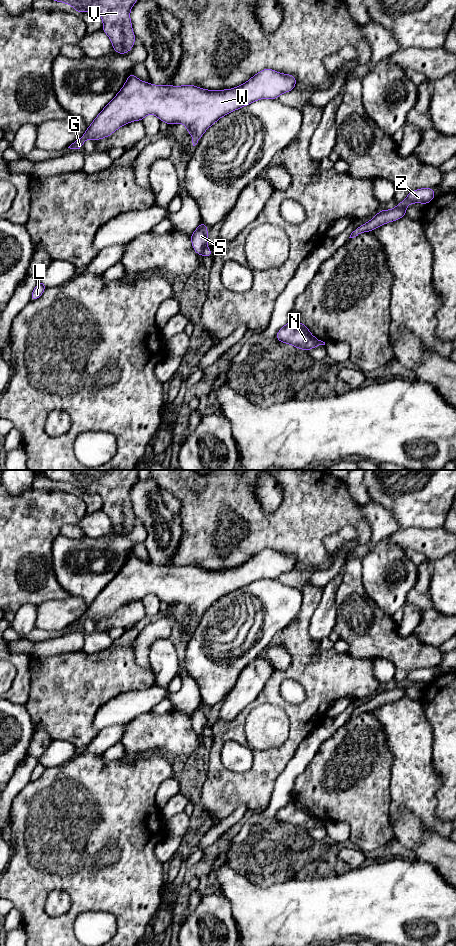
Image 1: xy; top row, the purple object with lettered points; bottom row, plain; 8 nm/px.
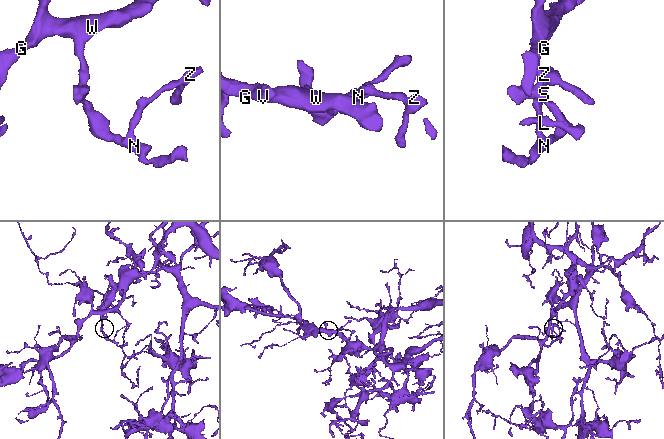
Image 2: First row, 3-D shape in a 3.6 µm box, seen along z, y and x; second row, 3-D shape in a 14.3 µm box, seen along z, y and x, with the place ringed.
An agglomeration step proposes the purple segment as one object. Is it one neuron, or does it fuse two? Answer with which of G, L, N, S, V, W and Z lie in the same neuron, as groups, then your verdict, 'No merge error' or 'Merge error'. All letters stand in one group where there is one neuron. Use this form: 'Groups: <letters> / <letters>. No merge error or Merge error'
Groups: G L N S V W Z. No merge error

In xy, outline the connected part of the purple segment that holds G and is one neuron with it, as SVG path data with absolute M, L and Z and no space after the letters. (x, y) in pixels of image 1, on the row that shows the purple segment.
M268 68L258 72L244 84L225 90L206 90L195 85L153 85L141 81L131 72L117 95L97 115L83 136L68 148L80 149L86 139L97 141L109 137L121 126L133 121L142 121L149 114L156 115L161 122L169 125L184 124L187 132L192 135L192 143L195 146L205 131L221 117L259 99L278 99L281 94L294 90L295 86L296 76Z

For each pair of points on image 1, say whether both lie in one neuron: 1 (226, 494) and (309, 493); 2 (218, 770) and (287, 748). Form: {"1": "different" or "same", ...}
{"1": "same", "2": "same"}

